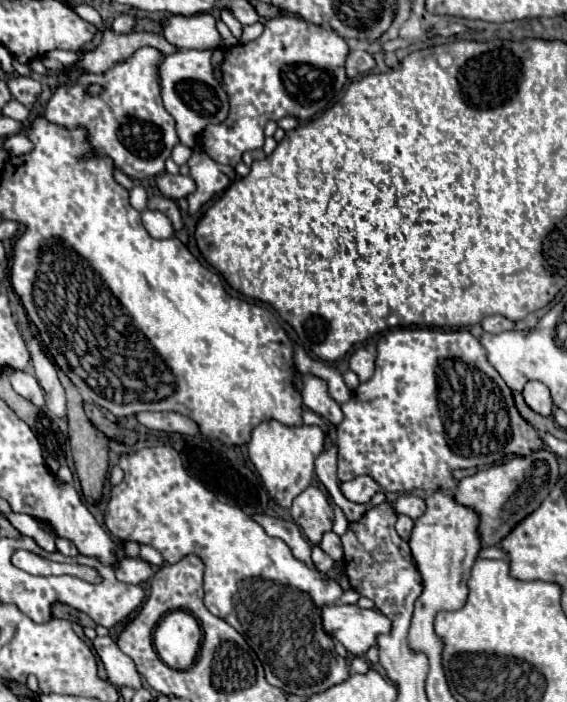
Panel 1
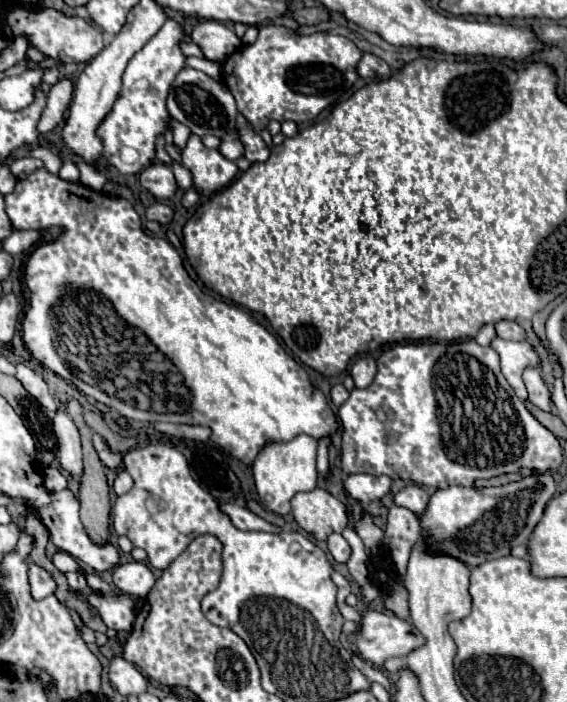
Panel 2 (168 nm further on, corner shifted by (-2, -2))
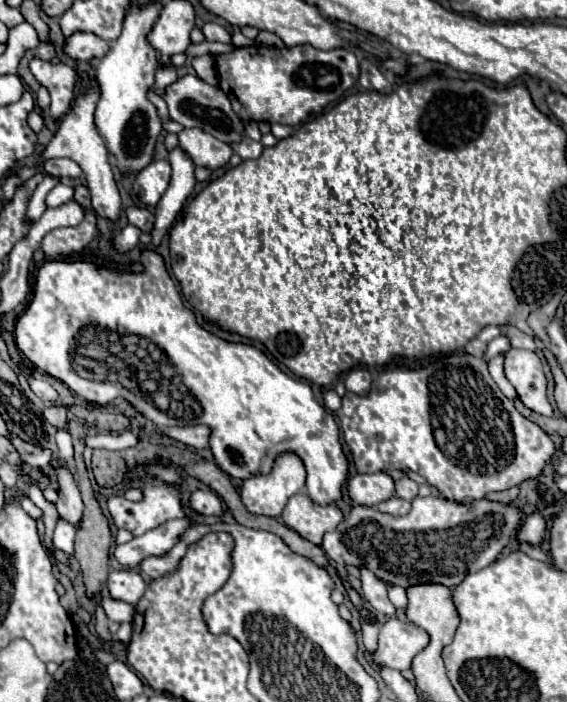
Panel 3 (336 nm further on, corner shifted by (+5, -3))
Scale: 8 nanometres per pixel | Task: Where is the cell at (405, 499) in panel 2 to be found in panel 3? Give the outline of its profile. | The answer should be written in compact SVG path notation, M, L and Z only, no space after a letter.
M402 477L396 481L396 493L394 495L400 499L406 499L406 501L412 501L418 495L418 483L412 481L410 477Z

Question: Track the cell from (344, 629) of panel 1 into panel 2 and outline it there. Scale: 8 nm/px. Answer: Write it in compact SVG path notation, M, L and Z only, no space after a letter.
M367 610L363 628L355 640L359 656L375 666L383 666L385 660L395 656L407 656L411 650L423 646L423 636L415 626L397 616L387 616L375 610Z

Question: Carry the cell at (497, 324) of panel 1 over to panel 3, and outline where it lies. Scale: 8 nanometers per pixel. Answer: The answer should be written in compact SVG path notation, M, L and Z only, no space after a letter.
M504 325L504 327L502 327L502 333L510 339L512 347L528 349L528 351L536 351L536 343L534 343L534 339L532 339L530 335L526 335L526 333L518 331L516 327L512 327L512 325Z

